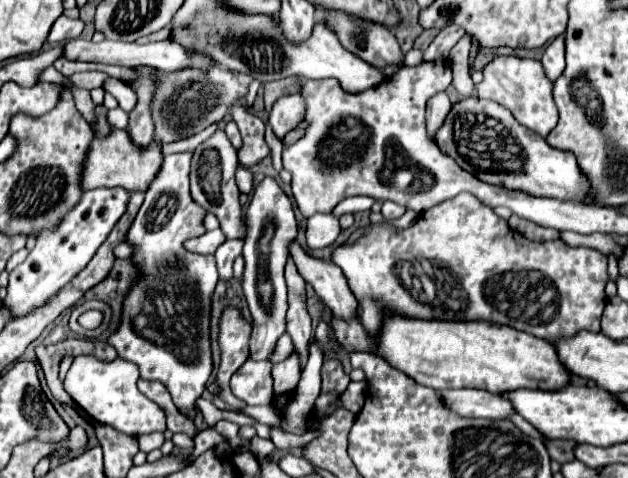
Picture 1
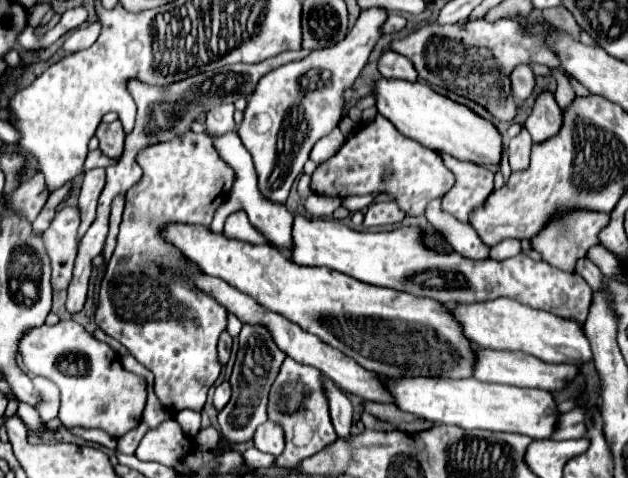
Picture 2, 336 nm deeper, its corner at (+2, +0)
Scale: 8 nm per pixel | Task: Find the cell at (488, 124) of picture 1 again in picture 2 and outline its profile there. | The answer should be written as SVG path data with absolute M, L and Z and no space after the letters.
M381 78L375 86L375 94L377 94L379 114L391 120L403 136L435 152L449 154L461 162L471 162L477 166L499 166L501 164L501 156L505 150L501 132L491 120L479 116L469 106L453 102L451 98L437 94L425 84L405 82L405 80Z

